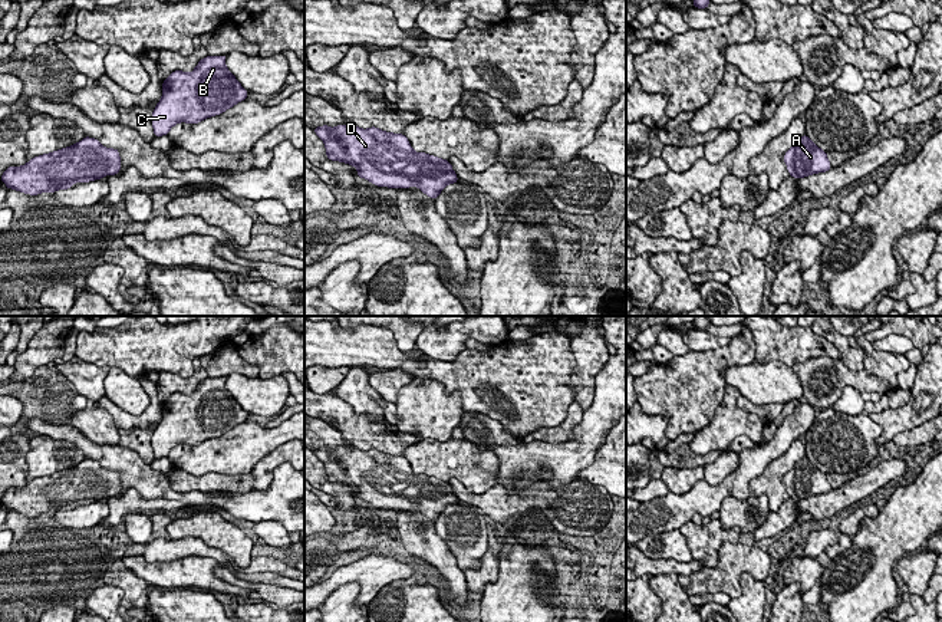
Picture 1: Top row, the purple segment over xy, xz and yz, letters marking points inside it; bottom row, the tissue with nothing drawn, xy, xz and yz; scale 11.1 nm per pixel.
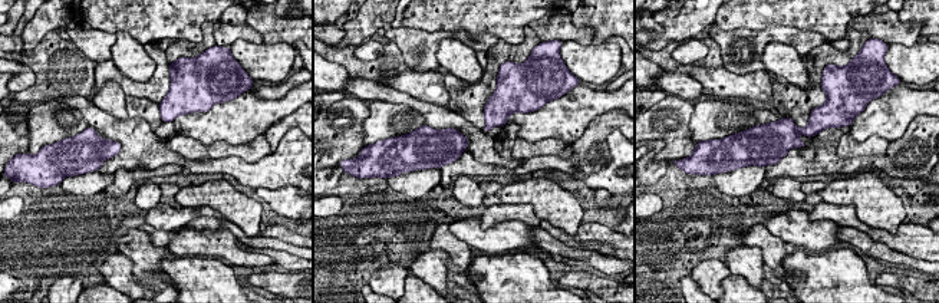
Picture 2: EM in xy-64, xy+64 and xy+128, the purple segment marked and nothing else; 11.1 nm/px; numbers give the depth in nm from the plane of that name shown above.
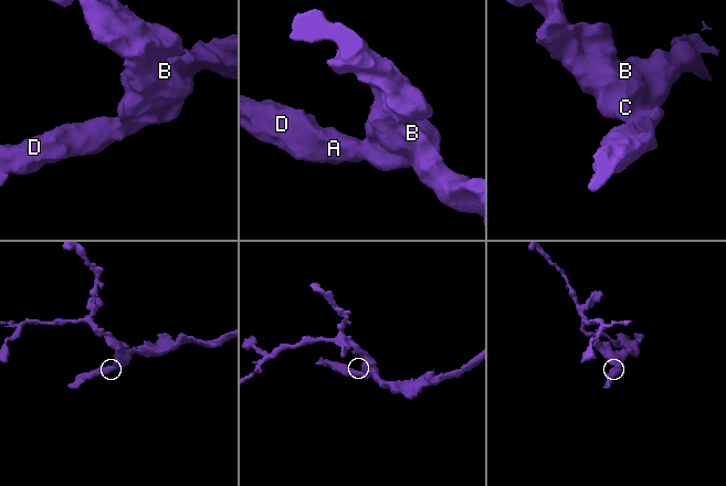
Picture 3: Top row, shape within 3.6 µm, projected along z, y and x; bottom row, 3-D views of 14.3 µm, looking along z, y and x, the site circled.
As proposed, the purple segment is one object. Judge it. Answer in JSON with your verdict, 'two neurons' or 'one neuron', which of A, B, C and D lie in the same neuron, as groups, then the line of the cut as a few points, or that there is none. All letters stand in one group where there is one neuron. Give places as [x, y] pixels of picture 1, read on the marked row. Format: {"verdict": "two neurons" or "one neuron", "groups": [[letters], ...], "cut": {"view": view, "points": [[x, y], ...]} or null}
{"verdict": "one neuron", "groups": [["A", "B", "C", "D"]], "cut": null}

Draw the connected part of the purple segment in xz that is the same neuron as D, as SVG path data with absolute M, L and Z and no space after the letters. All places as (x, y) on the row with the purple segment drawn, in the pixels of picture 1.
M327 125L313 129L325 142L330 161L358 167L356 175L376 187L409 188L416 185L429 198L437 198L458 177L448 159L415 152L402 134L385 132L376 126L362 129L352 125Z

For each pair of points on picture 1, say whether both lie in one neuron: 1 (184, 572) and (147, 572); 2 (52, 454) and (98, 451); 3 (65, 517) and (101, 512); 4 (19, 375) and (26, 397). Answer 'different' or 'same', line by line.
1: same
2: different
3: same
4: different

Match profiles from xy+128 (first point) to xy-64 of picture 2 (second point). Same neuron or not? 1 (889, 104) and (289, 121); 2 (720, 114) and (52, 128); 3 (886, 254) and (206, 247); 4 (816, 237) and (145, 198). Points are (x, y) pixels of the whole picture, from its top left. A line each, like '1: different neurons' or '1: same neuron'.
1: different neurons
2: same neuron
3: different neurons
4: different neurons

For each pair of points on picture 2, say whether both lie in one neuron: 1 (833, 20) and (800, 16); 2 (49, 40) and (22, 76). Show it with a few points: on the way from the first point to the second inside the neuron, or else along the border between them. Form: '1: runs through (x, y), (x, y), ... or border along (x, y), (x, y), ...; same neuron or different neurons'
1: runs through (824, 16), (809, 16); same neuron
2: border along (15, 59), (35, 75), (35, 82), (22, 92); different neurons

